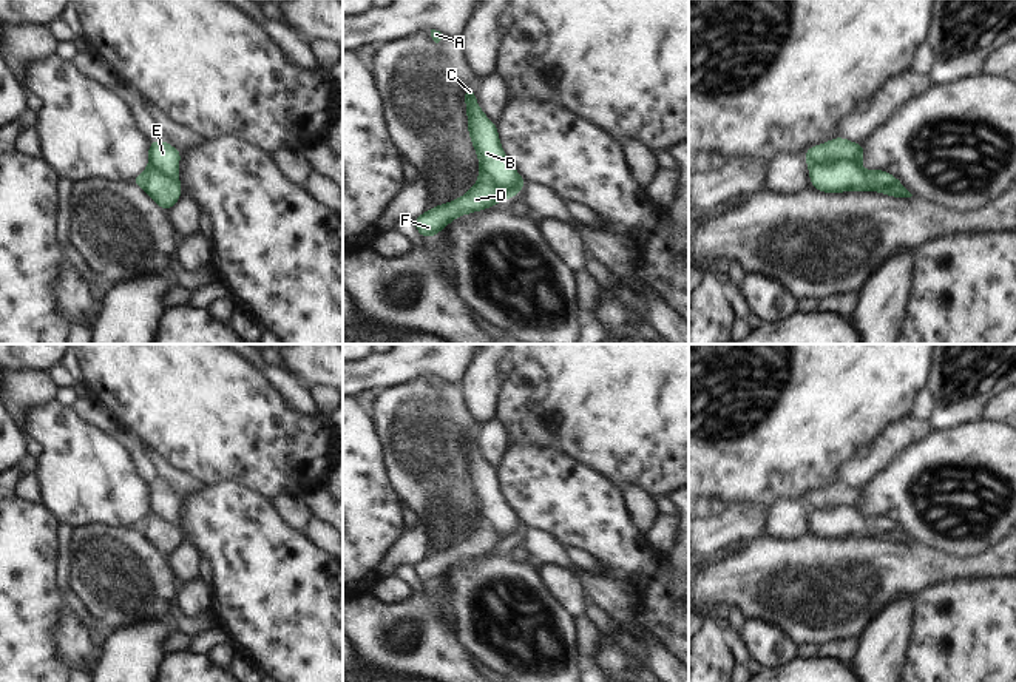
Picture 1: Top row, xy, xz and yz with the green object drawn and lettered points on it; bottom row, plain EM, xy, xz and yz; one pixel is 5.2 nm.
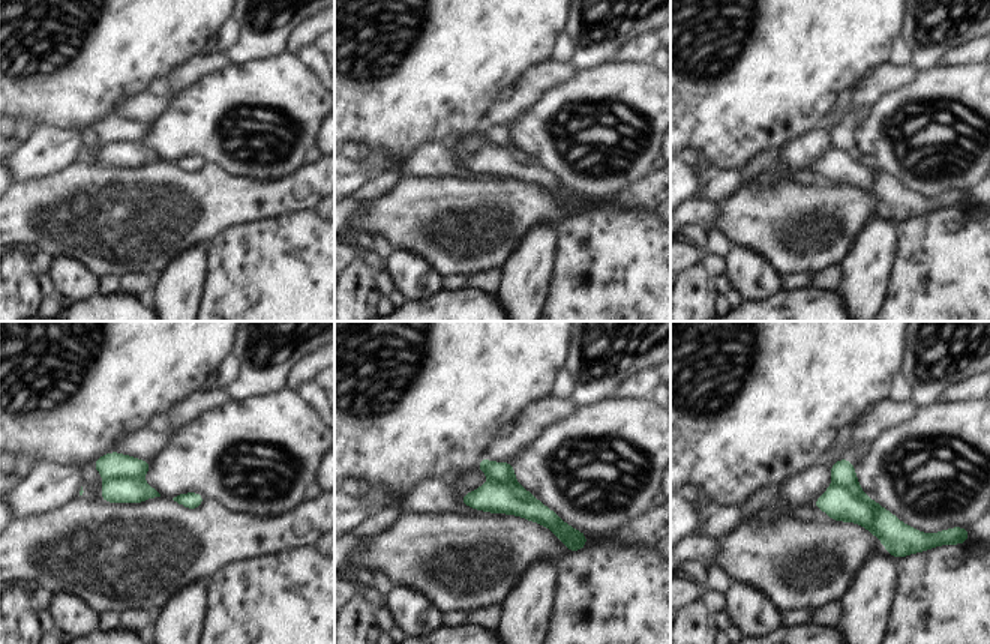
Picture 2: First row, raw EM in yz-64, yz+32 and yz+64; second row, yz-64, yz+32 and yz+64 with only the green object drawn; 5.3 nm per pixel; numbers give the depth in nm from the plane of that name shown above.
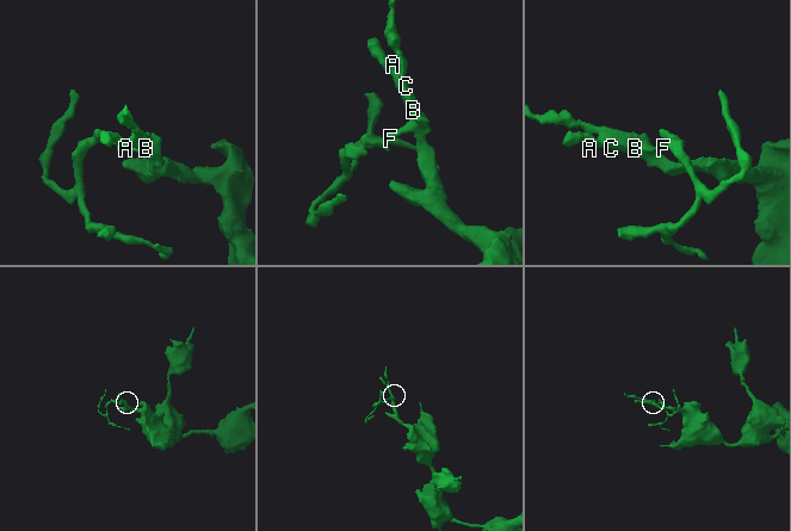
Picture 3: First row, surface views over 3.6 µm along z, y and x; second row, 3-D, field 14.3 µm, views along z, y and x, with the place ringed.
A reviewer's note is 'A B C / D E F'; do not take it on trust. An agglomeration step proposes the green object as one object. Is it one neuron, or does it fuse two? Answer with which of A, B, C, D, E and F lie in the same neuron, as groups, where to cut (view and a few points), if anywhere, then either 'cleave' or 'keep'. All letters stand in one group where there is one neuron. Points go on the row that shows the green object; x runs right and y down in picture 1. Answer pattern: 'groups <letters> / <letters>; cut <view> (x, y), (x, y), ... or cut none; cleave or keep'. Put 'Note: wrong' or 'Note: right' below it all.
groups A B C / D E F; cut yz (809, 161), (817, 164), (856, 162); cleave
Note: right

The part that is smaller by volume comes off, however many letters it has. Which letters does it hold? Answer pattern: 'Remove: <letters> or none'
Remove: D, E, F.

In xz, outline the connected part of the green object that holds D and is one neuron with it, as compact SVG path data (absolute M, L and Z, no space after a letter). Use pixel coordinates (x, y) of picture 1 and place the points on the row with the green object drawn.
M480 171L477 184L472 185L466 194L448 204L429 208L426 213L417 216L412 222L418 235L426 239L439 235L460 214L486 210L502 199L503 190L496 187L493 181Z

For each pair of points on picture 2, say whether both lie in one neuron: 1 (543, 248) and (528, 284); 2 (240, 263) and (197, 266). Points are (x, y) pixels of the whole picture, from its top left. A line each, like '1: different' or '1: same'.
1: same
2: different

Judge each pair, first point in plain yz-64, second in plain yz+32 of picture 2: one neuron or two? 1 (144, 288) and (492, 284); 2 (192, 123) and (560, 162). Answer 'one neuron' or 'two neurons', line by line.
1: one neuron
2: one neuron

